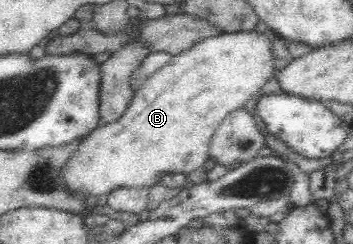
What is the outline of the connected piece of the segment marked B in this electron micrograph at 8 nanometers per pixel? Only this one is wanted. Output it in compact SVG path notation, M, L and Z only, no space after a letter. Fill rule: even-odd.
M254 29L251 31L237 31L233 33L221 33L213 37L207 37L196 43L192 48L182 51L179 55L173 56L172 60L156 71L140 90L136 91L127 110L121 114L121 117L113 123L98 125L93 131L90 131L84 136L80 146L74 151L74 154L68 159L64 169L64 180L66 187L73 193L81 195L107 195L109 191L117 189L117 187L151 187L159 183L159 175L163 173L191 173L195 169L200 169L203 163L207 161L207 151L209 151L209 141L215 133L216 127L227 117L227 115L243 108L249 99L258 97L261 88L274 77L277 71L274 62L274 53L272 50L272 39L264 32L257 32Z

